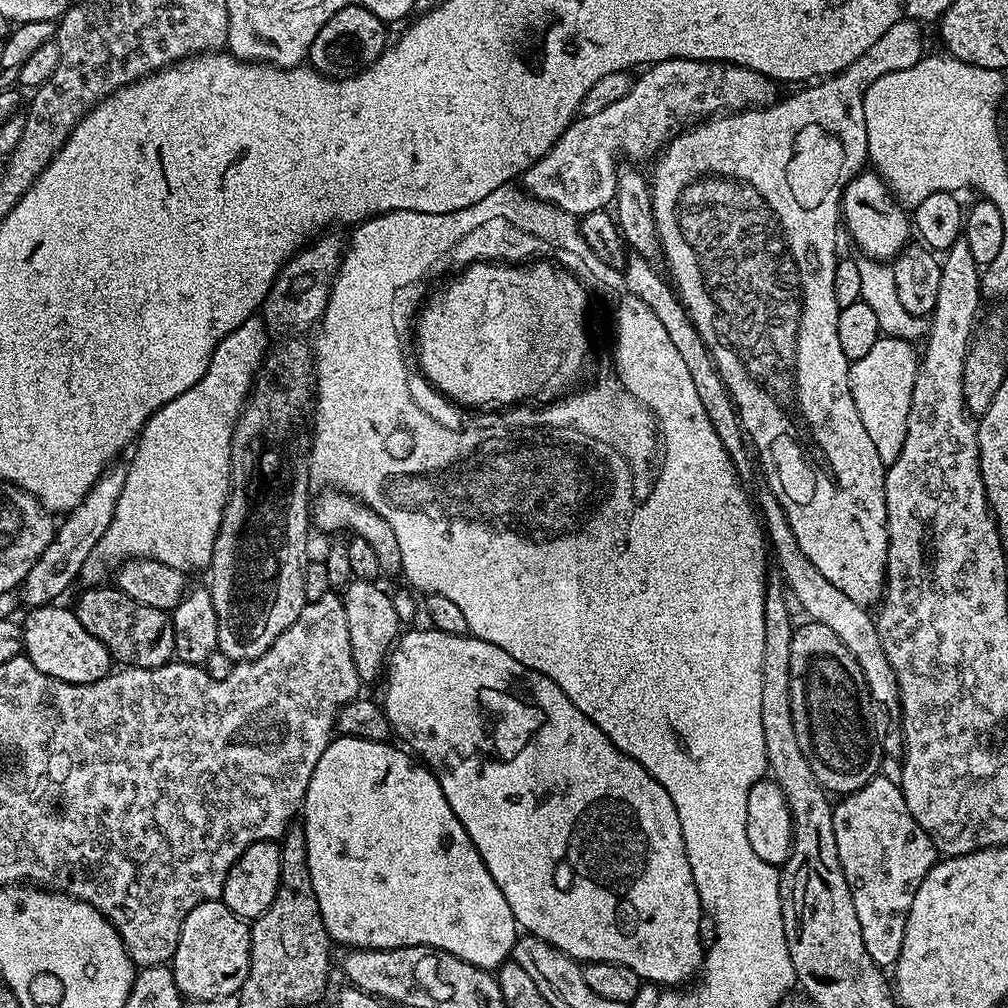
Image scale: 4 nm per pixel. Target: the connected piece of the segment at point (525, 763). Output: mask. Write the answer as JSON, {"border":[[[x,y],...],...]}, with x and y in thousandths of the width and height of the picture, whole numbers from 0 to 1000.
{"border":[[[428,621],[420,622],[409,623],[406,627],[404,624],[386,646],[383,656],[385,676],[381,679],[379,701],[392,733],[402,734],[397,736],[404,739],[433,769],[438,788],[442,788],[442,796],[446,796],[446,804],[450,804],[454,815],[458,815],[462,827],[466,827],[466,835],[470,835],[478,855],[482,855],[486,871],[494,875],[494,883],[498,883],[502,895],[506,895],[513,918],[523,928],[545,936],[572,954],[613,954],[617,958],[625,958],[636,973],[654,978],[675,978],[686,973],[693,965],[700,943],[694,931],[696,902],[685,867],[685,855],[681,851],[673,804],[669,804],[665,788],[661,788],[659,781],[637,759],[629,756],[629,752],[614,746],[605,732],[601,732],[601,728],[597,728],[597,724],[593,724],[593,720],[589,720],[589,716],[585,716],[585,712],[581,712],[581,708],[577,708],[577,704],[558,688],[556,682],[542,673],[542,669],[518,661],[514,653],[506,653],[506,649],[490,641],[490,637],[476,635],[467,629],[455,631]]]}

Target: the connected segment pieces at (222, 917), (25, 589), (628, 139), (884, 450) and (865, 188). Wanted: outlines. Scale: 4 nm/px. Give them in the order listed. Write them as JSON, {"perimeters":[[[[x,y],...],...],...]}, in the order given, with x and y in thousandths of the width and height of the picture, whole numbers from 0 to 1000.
{"perimeters":[[[[221,892],[205,893],[192,899],[192,903],[185,907],[177,938],[169,953],[179,987],[187,992],[207,992],[235,987],[244,974],[249,934],[247,918],[237,909],[233,909],[224,900]]],[[[126,459],[108,460],[102,470],[93,478],[93,482],[87,487],[85,494],[77,500],[74,506],[66,509],[59,517],[50,542],[46,542],[46,546],[42,546],[38,558],[34,558],[34,562],[30,562],[23,579],[19,580],[19,594],[23,598],[25,595],[29,604],[43,603],[46,599],[59,596],[59,591],[74,575],[80,574],[79,566],[85,554],[89,554],[93,542],[97,540],[101,530],[105,530],[105,526],[113,514],[113,502],[117,502],[117,490],[121,490],[121,482],[125,482],[126,469]]],[[[658,60],[652,63],[640,66],[627,80],[627,87],[621,93],[621,97],[613,97],[613,101],[609,101],[609,105],[601,105],[601,109],[593,109],[593,113],[585,113],[584,115],[575,115],[567,120],[561,131],[554,137],[554,141],[550,141],[550,145],[546,145],[546,149],[542,153],[538,153],[538,157],[534,157],[534,161],[530,161],[530,165],[526,165],[520,170],[518,176],[519,189],[523,190],[525,194],[529,194],[532,198],[537,198],[543,202],[554,204],[558,208],[562,208],[567,214],[572,216],[585,212],[586,210],[594,210],[602,207],[604,203],[610,199],[611,196],[611,169],[616,162],[617,156],[615,154],[620,151],[622,158],[627,161],[636,161],[642,155],[648,156],[658,148],[663,140],[674,135],[676,131],[680,130],[684,125],[697,120],[699,117],[713,115],[723,111],[739,111],[742,107],[758,107],[762,103],[769,103],[772,98],[771,80],[765,79],[762,75],[752,73],[752,69],[744,69],[738,67],[734,63],[719,63],[717,62],[707,62],[705,60]]],[[[874,332],[867,339],[859,355],[851,355],[843,361],[841,374],[847,403],[851,403],[851,415],[855,415],[855,423],[859,423],[859,431],[863,431],[871,446],[871,454],[875,454],[878,462],[889,457],[891,450],[895,450],[895,438],[899,438],[899,419],[910,364],[910,346],[898,337],[879,332]]],[[[858,169],[837,187],[835,199],[835,222],[845,233],[858,255],[869,259],[884,259],[902,241],[903,214],[898,203],[886,194],[880,183],[868,169]]]]}

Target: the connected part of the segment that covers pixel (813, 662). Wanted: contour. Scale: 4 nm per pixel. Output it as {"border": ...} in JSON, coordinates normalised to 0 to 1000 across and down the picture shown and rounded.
{"border":[[[798,617],[786,628],[784,637],[784,688],[786,715],[792,740],[808,764],[808,772],[822,787],[849,786],[874,765],[872,741],[865,739],[857,723],[853,697],[858,697],[859,684],[851,657],[831,637],[831,629],[818,619]]]}

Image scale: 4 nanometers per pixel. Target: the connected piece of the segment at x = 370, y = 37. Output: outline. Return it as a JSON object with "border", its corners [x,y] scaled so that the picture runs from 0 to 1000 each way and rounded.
{"border":[[[343,6],[330,14],[323,26],[319,26],[319,30],[315,30],[315,38],[312,38],[306,51],[305,63],[320,75],[352,75],[361,67],[365,67],[381,52],[387,40],[387,36],[381,33],[381,28],[382,21],[367,14],[367,10],[359,6]]]}

